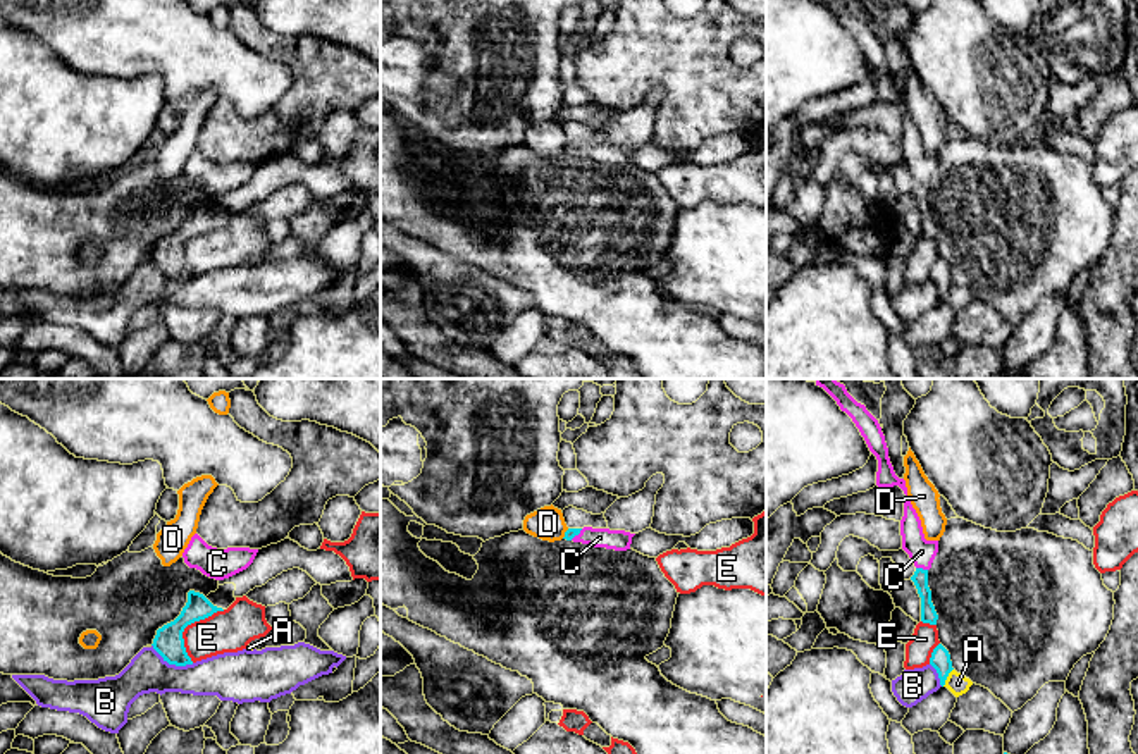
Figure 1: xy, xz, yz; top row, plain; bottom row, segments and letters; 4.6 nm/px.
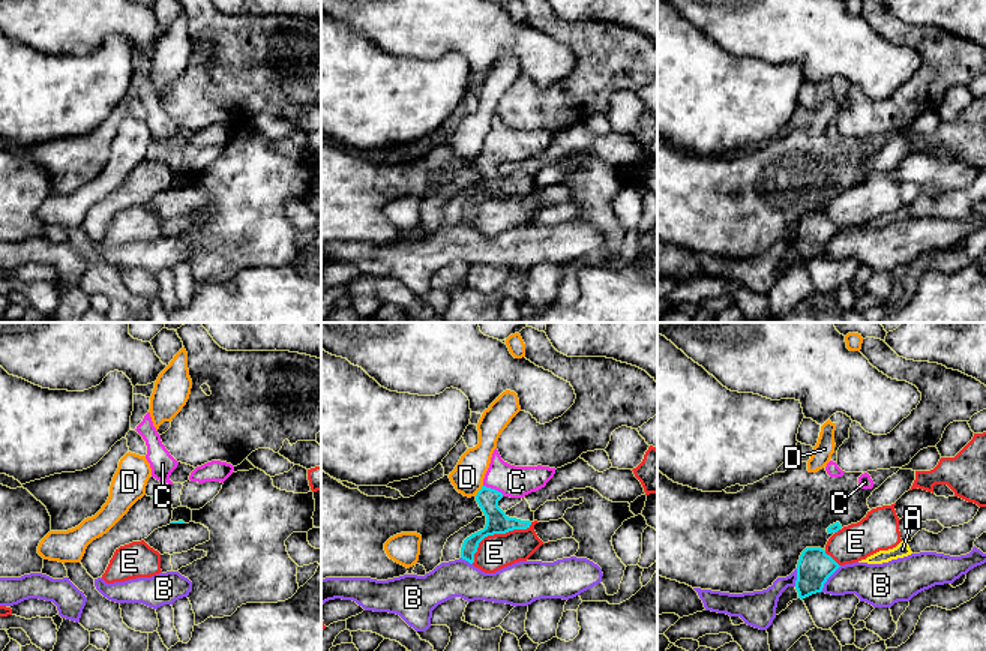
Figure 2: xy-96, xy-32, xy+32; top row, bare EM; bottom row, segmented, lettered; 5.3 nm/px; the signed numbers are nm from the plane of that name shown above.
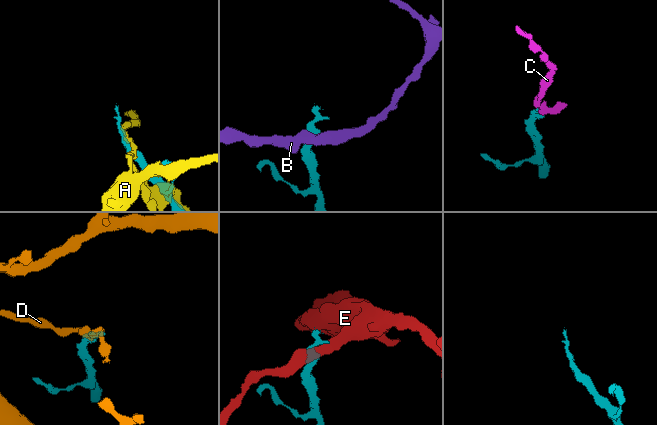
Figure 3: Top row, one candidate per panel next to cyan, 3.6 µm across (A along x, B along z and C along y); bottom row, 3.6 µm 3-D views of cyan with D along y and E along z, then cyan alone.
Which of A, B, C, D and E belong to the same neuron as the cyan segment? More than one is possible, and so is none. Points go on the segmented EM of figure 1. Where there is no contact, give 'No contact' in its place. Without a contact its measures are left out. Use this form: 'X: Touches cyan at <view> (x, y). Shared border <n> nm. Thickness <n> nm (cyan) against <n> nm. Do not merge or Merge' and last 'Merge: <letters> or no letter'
A: Touches cyan at yz (947, 675). Shared border 100 nm. Thickness 100 nm (cyan) against 100 nm. Do not merge
B: Touches cyan at xy (173, 663). Shared border 220 nm. Thickness 140 nm (cyan) against 200 nm. Do not merge
C: Touches cyan at yz (921, 568). Shared border 60 nm. Thickness 80 nm (cyan) against 120 nm. Merge
D: Touches cyan at xz (565, 534). Shared border 60 nm. Thickness 50 nm (cyan) against 160 nm. Do not merge
E: Touches cyan at xy (188, 624). Shared border 300 nm. Thickness 140 nm (cyan) against 200 nm. Do not merge
Merge: C

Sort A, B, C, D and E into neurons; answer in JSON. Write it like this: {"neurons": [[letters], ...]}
{"neurons": [["A"], ["B"], ["C"], ["D"], ["E"]]}

